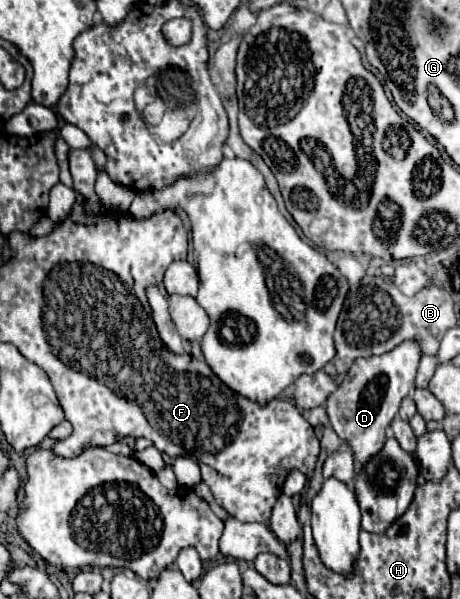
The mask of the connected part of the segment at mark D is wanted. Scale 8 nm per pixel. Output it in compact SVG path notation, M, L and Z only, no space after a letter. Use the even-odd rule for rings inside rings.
M402 342L382 356L358 358L338 390L328 396L326 414L332 422L334 432L352 448L358 466L364 466L382 450L386 442L386 428L398 414L402 400L414 388L414 374L420 356L422 354L418 342Z

